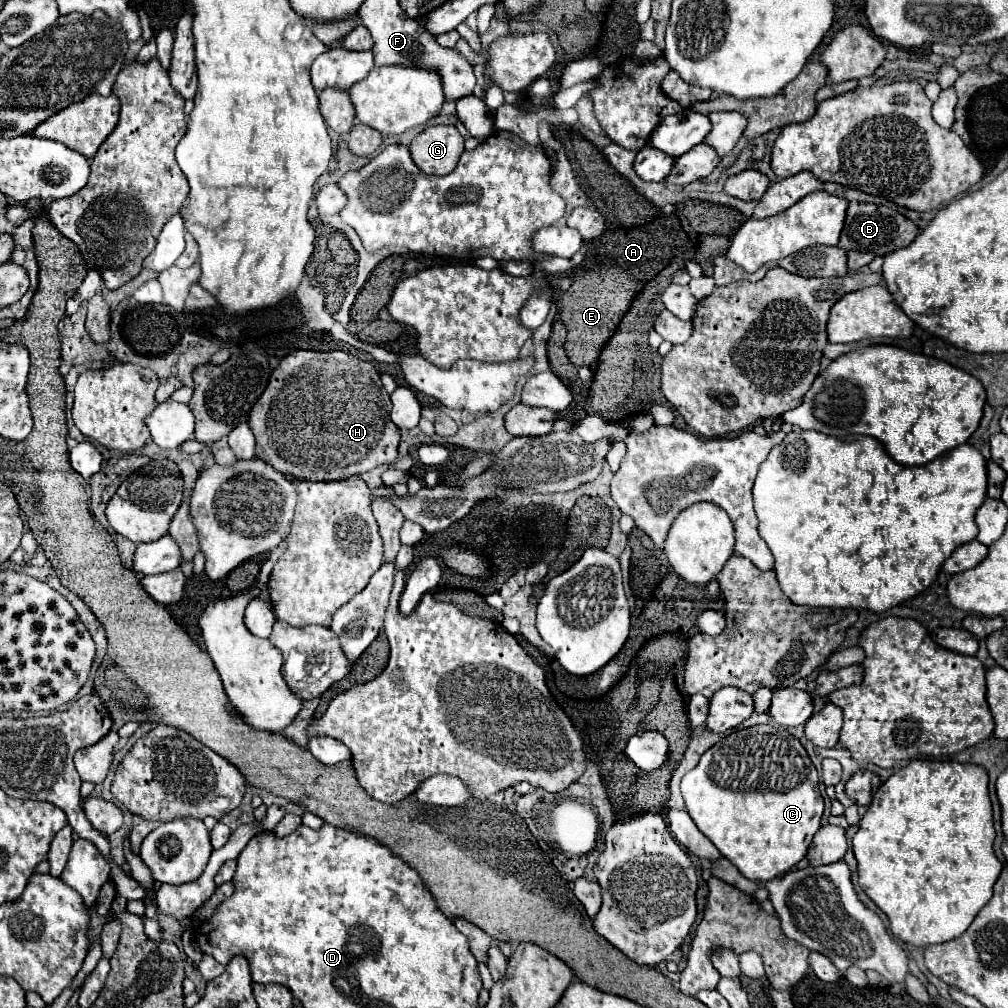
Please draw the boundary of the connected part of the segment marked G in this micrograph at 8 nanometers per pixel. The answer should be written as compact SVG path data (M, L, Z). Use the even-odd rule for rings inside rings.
M453 125L429 127L419 133L409 145L415 165L427 175L451 173L457 167L463 149L465 141Z

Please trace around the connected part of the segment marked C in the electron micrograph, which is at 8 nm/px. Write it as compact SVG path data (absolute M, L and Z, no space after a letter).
M753 725L733 731L705 751L697 767L683 777L681 793L691 819L721 855L747 879L765 883L791 871L805 857L813 835L819 831L823 797L817 785L817 769L797 737L779 725Z

